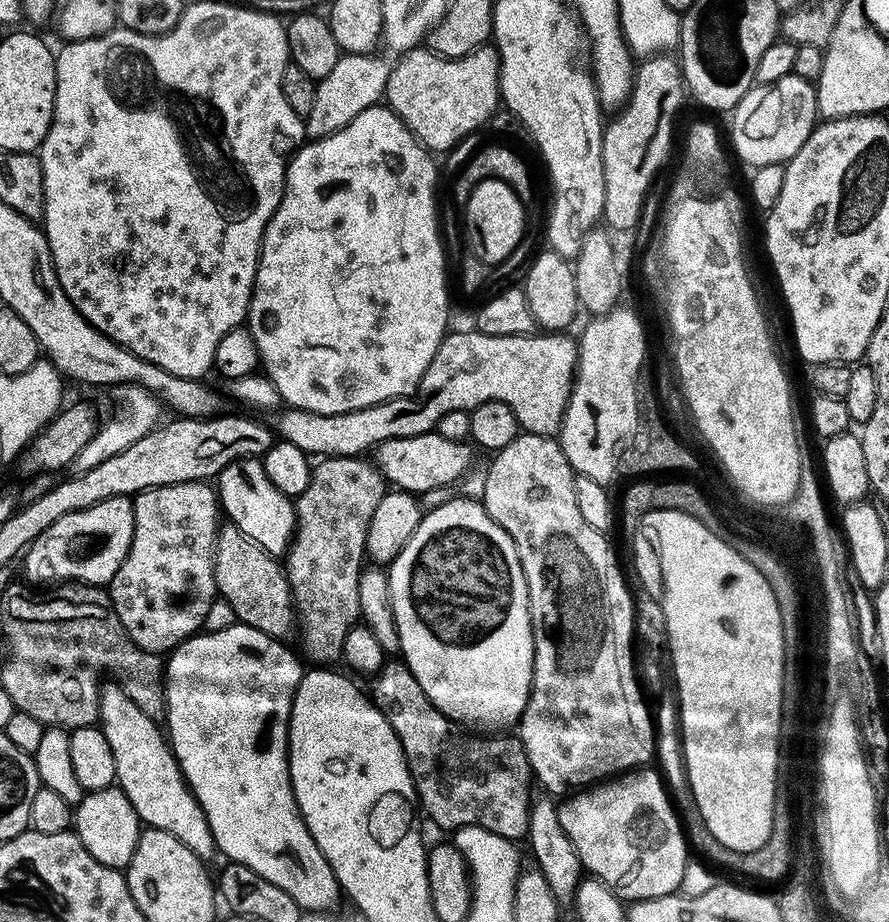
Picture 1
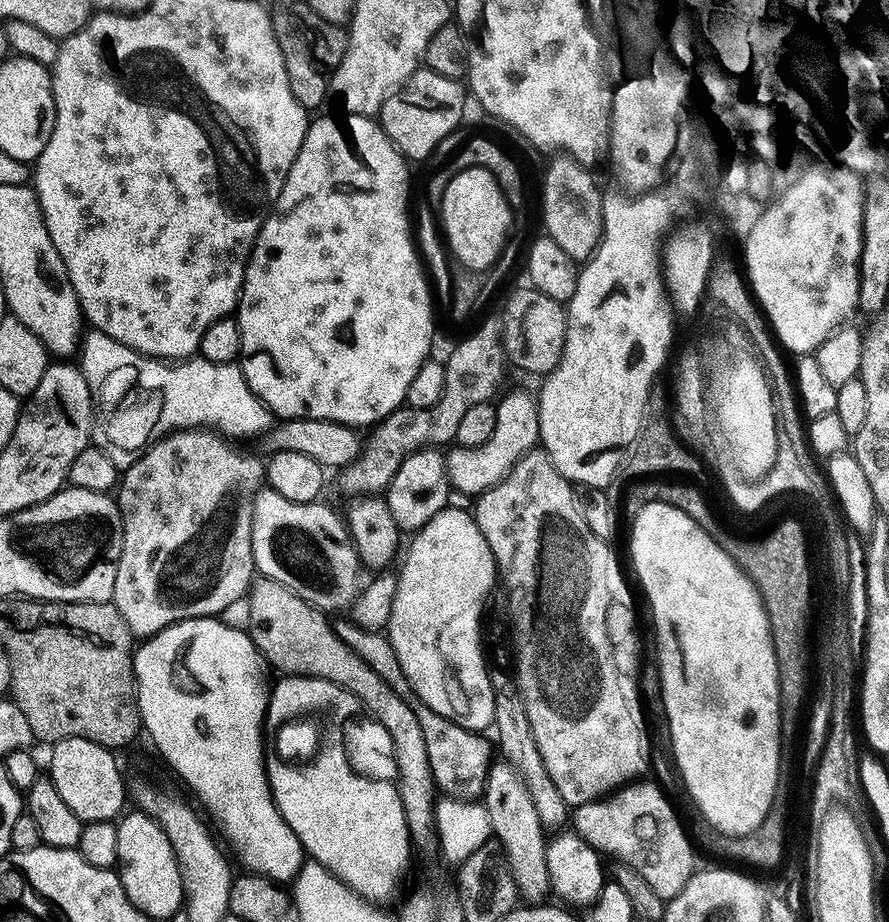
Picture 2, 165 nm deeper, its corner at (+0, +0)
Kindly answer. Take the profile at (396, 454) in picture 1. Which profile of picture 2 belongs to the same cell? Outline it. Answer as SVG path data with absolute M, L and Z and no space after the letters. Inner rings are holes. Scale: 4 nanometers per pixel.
M512 392L504 401L496 404L494 434L482 446L462 448L452 446L444 457L446 479L453 489L475 498L487 488L492 488L522 459L524 453L533 451L540 438L540 409L535 395L528 392Z

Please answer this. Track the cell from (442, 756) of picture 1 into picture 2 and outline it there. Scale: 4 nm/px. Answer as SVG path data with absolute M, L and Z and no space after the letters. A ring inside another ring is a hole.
M347 619L344 620L335 621L338 638L342 638L349 650L358 654L358 658L362 658L362 662L366 662L366 666L370 666L370 670L378 674L378 678L386 681L402 699L407 700L410 710L414 710L414 715L418 717L418 726L422 726L422 738L426 738L426 754L430 757L430 770L434 774L437 789L445 797L456 802L472 802L475 796L476 799L483 797L484 788L488 784L488 769L494 763L494 748L490 740L488 745L487 735L458 726L450 718L430 710L430 706L426 706L426 702L419 700L413 693L410 682L398 662L398 654L387 635L384 632L371 632L359 628Z

